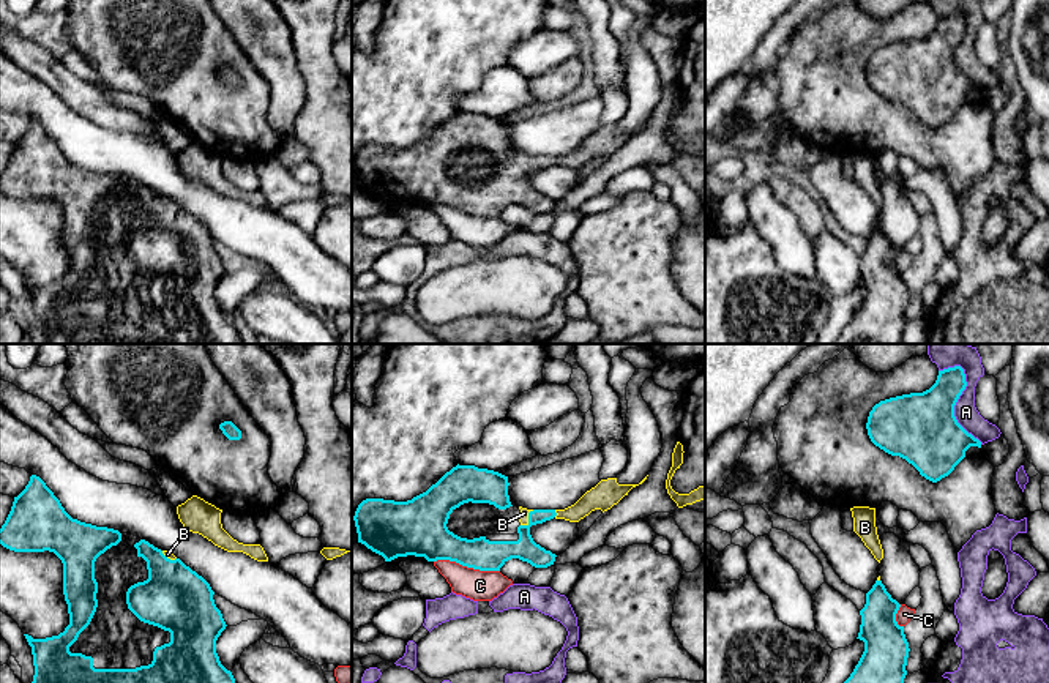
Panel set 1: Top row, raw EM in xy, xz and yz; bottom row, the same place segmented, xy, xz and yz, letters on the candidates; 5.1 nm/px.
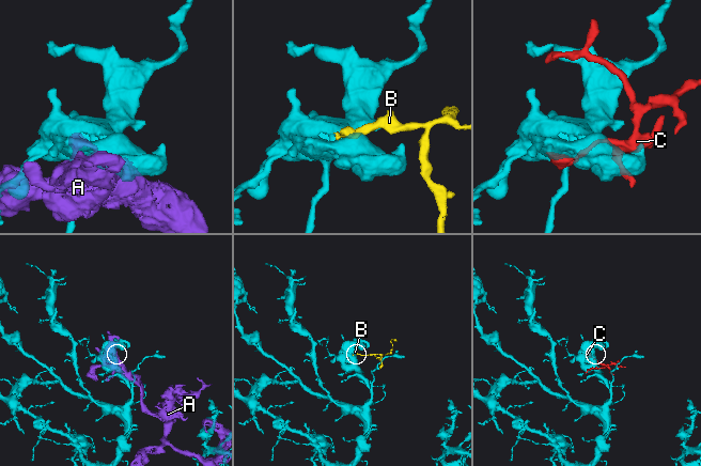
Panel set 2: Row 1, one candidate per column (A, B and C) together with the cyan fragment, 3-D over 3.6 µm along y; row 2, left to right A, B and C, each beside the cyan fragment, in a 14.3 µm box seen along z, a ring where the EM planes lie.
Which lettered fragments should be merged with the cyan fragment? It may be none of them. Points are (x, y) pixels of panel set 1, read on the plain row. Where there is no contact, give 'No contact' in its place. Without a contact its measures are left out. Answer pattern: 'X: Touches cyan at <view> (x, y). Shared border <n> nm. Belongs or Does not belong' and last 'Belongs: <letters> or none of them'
A: Touches cyan at yz (959, 41). Shared border 440 nm. Does not belong
B: Touches cyan at xz (529, 166). Shared border 110 nm. Belongs
C: Touches cyan at xz (467, 213). Shared border 340 nm. Does not belong
Belongs: B

